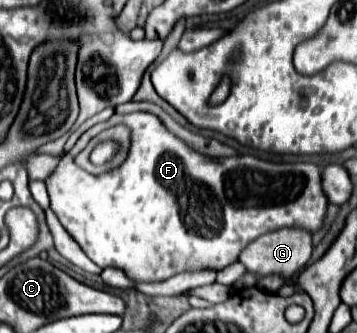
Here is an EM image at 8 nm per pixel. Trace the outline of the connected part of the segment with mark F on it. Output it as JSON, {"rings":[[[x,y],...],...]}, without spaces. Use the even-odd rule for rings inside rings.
{"rings":[[[115,113],[109,121],[85,131],[85,135],[47,177],[45,185],[51,209],[85,255],[101,269],[121,269],[133,281],[165,281],[183,271],[221,271],[223,267],[235,263],[241,249],[259,235],[281,227],[305,227],[309,233],[317,231],[327,209],[327,197],[321,191],[321,171],[317,165],[269,163],[251,155],[211,159],[199,155],[181,139],[175,139],[175,135],[169,133],[151,113]],[[115,125],[125,125],[131,131],[131,147],[123,165],[101,175],[91,175],[79,169],[73,163],[73,157],[81,153],[95,135]]]}

